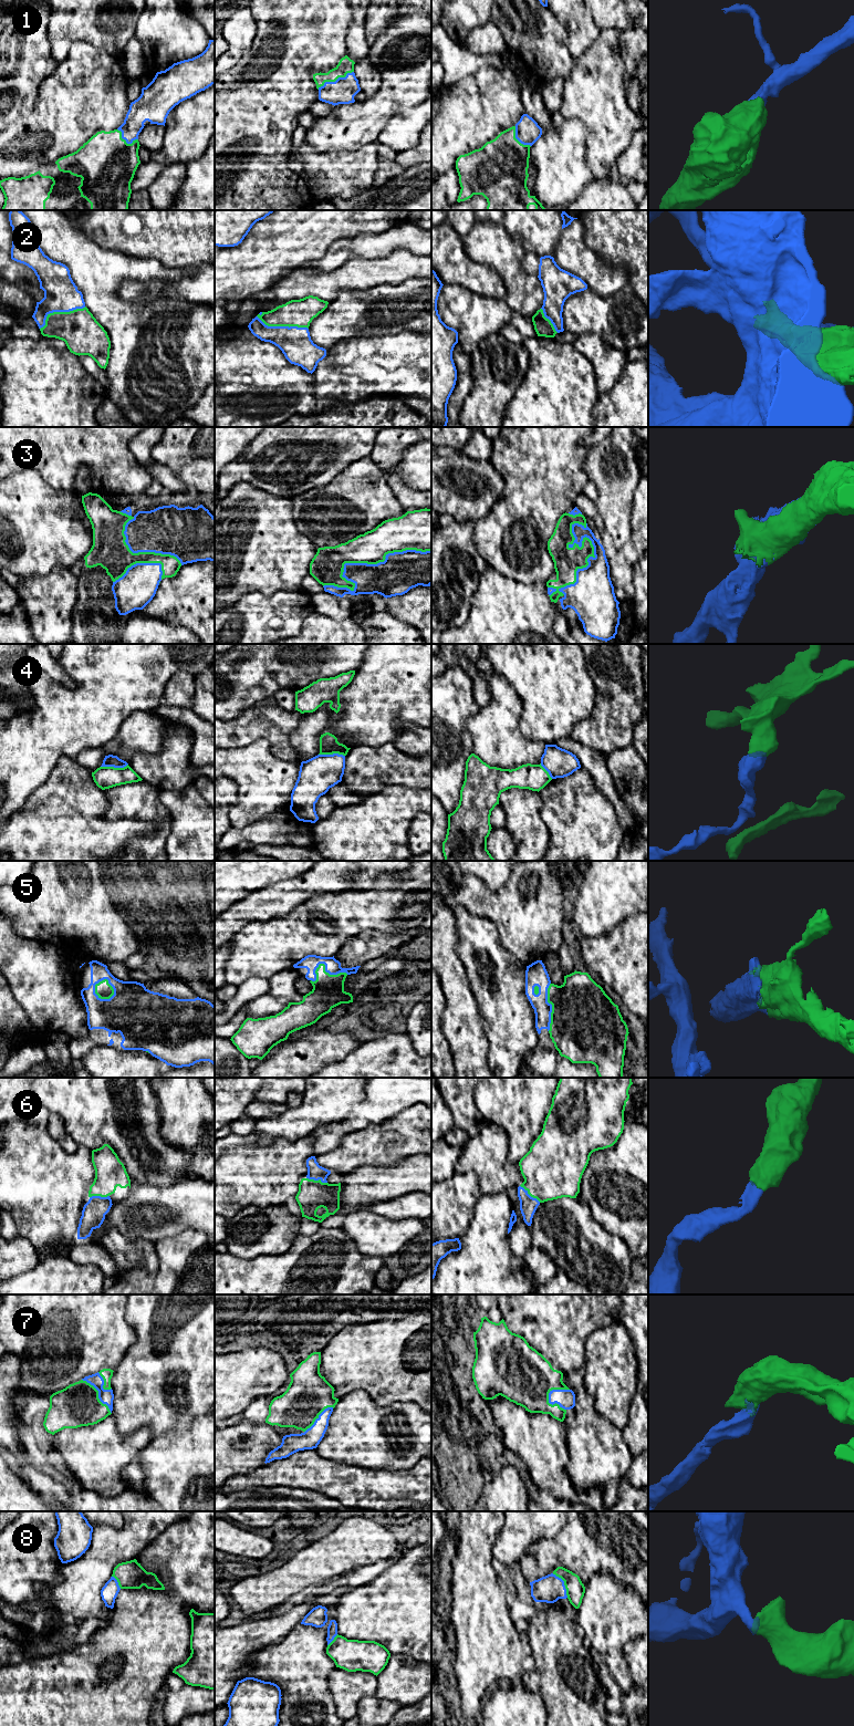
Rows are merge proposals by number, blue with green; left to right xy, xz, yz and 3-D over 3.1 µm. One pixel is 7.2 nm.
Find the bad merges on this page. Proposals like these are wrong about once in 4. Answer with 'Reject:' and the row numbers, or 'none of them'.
Reject: 4

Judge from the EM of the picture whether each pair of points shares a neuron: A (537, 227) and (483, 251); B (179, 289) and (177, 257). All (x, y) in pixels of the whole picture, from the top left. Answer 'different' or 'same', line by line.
A: different
B: different

